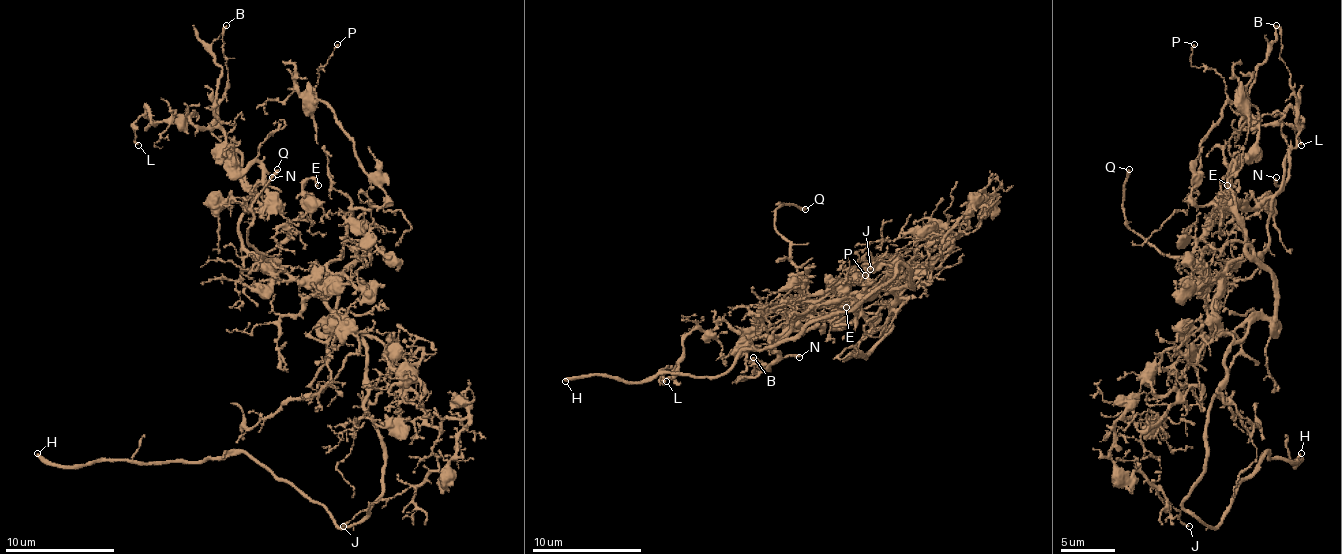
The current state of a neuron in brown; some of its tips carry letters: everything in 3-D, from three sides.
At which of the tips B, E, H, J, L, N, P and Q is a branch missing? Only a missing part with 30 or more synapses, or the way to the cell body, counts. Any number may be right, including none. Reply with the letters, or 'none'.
H

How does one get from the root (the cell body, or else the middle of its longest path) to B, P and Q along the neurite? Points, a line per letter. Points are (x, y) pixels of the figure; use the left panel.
B: (354, 333), (346, 322), (335, 333), (307, 281), (242, 243), (242, 155), (212, 131), (228, 85), (226, 25)
P: (354, 333), (346, 322), (335, 333), (326, 303), (351, 202), (332, 185), (313, 117), (318, 65), (337, 44)
Q: (354, 333), (346, 322), (335, 333), (326, 300), (307, 281), (283, 281), (247, 240), (250, 205), (277, 169)

